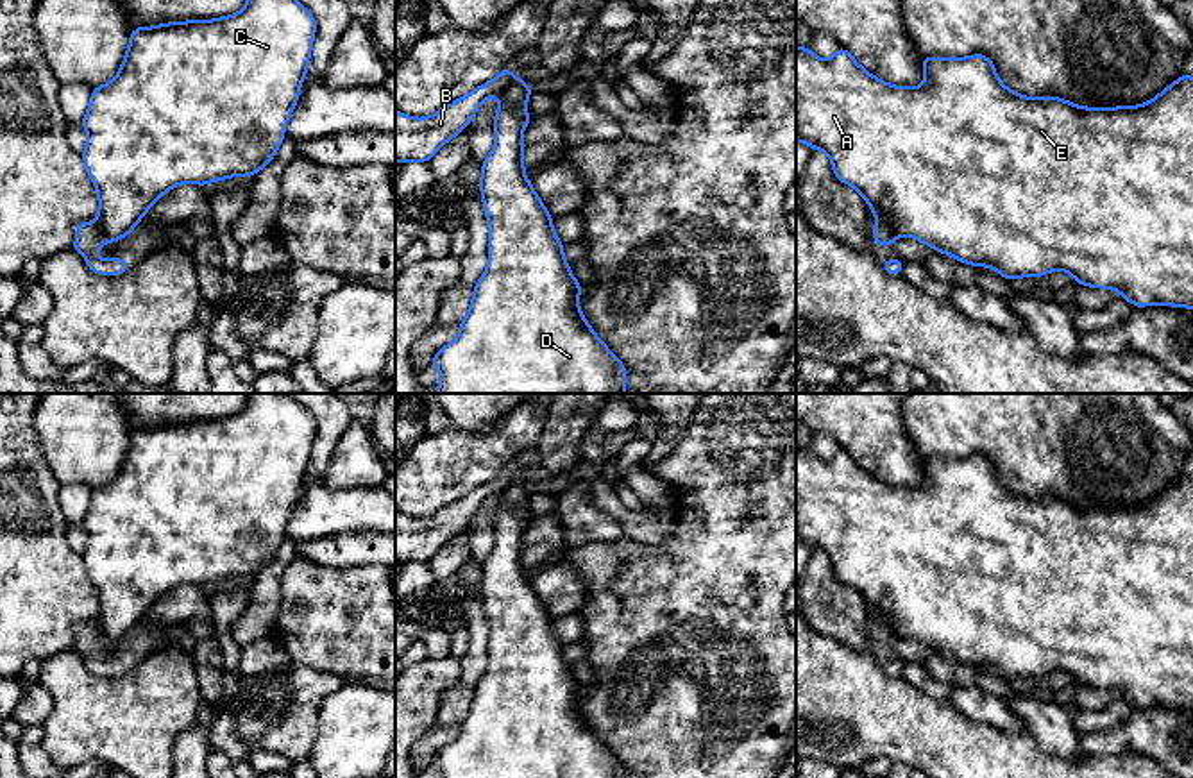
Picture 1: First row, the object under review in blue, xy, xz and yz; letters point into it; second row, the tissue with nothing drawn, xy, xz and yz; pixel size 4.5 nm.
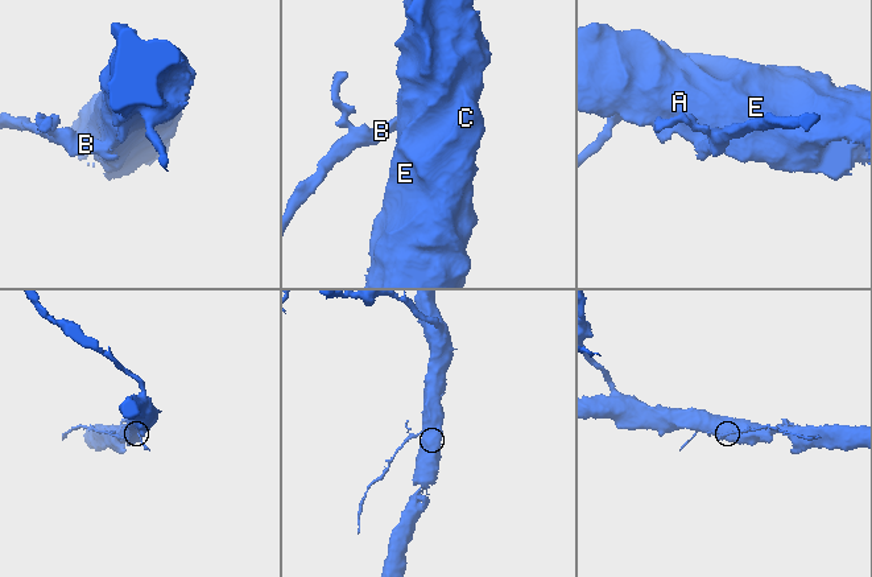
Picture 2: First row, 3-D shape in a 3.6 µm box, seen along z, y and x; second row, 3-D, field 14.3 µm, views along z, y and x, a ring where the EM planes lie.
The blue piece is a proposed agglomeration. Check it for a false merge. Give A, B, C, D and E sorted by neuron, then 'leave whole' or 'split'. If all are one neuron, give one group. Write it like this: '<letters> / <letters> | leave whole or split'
A C D E / B | split

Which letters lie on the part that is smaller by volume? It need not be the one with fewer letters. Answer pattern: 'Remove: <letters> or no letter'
Remove: B

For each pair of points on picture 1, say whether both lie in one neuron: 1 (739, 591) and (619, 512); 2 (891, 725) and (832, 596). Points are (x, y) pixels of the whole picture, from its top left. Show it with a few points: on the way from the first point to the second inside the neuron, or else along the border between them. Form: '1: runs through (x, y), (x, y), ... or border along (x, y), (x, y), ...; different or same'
1: border along (676, 512), (675, 530), (660, 542), (626, 541); different
2: border along (818, 634), (837, 639), (855, 650), (866, 650); different

